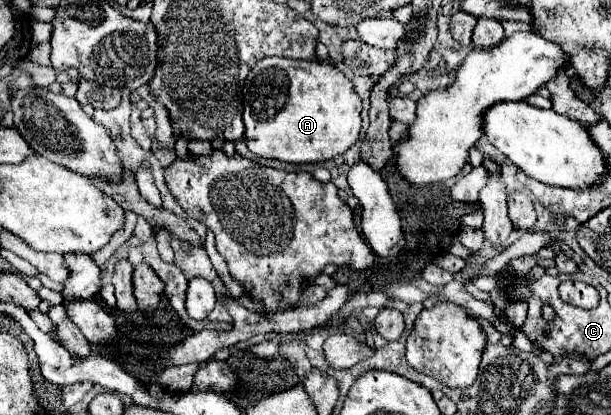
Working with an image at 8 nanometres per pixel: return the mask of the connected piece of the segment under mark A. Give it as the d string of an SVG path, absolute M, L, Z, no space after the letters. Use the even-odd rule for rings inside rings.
M266 57L250 69L246 85L242 89L242 99L246 125L244 139L252 155L264 159L278 159L284 163L322 163L336 159L358 141L362 103L352 87L352 81L332 63Z

